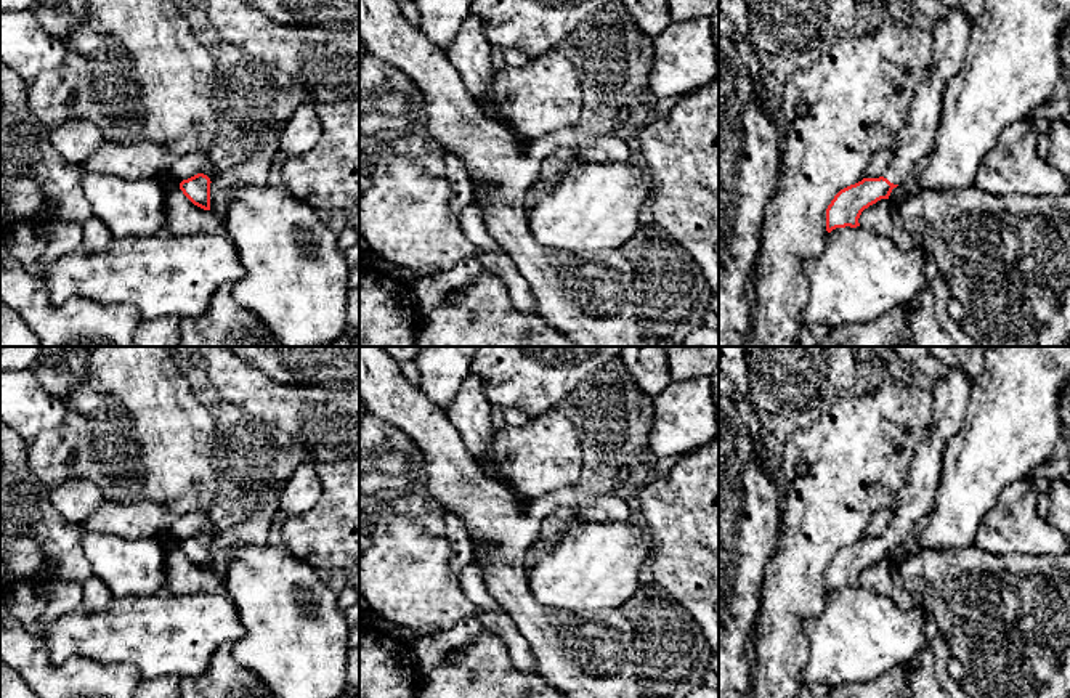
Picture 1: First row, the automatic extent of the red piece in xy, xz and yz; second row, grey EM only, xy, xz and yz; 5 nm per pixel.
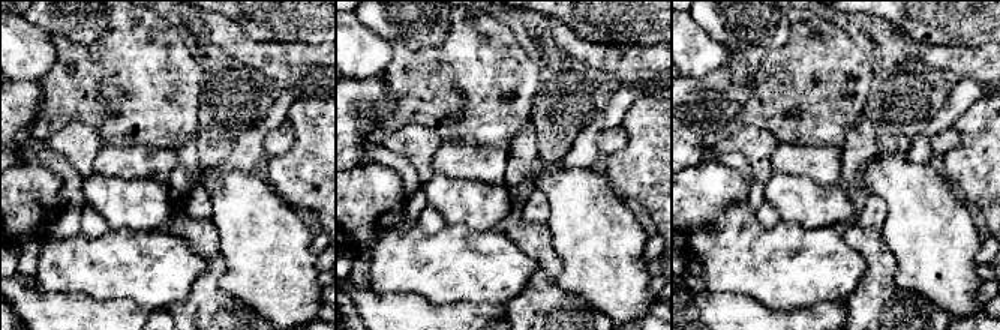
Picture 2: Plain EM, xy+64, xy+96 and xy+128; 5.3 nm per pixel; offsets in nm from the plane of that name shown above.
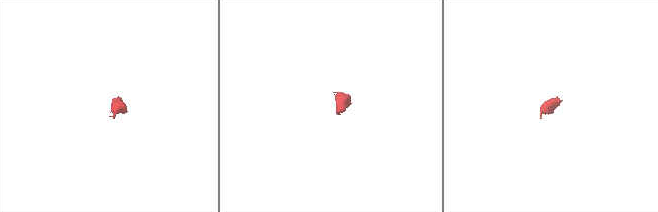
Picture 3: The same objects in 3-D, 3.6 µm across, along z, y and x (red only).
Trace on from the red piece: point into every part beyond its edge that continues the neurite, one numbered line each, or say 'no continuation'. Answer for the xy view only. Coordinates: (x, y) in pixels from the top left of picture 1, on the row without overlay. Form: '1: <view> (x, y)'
no continuation

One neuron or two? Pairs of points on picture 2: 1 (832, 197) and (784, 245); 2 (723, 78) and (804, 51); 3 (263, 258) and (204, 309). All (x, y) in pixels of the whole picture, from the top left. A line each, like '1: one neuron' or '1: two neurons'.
1: two neurons
2: two neurons
3: two neurons

